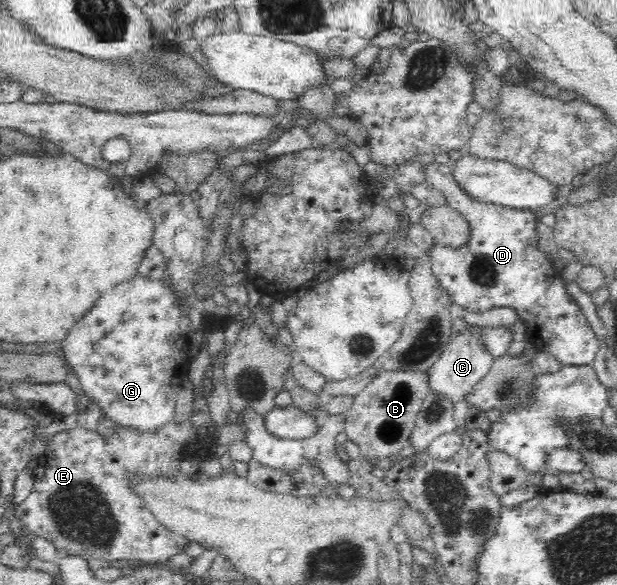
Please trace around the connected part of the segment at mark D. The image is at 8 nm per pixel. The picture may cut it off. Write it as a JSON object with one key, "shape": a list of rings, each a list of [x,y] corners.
{"shape":[[[431,162],[425,165],[425,172],[427,177],[427,182],[432,186],[436,187],[445,197],[446,205],[452,207],[455,211],[458,211],[466,221],[470,224],[471,227],[471,236],[467,241],[466,245],[463,245],[459,248],[448,249],[445,247],[439,250],[439,245],[436,243],[433,245],[431,252],[432,258],[432,271],[435,273],[435,276],[439,279],[439,282],[442,284],[442,287],[450,294],[450,297],[453,299],[454,303],[460,305],[460,307],[464,307],[471,312],[486,312],[494,309],[494,307],[511,307],[516,313],[517,317],[523,321],[526,329],[526,338],[528,340],[532,340],[534,344],[534,348],[539,351],[546,351],[552,354],[553,357],[556,357],[556,360],[560,361],[561,365],[590,365],[593,363],[597,352],[600,347],[600,340],[596,337],[594,330],[590,328],[590,324],[588,323],[587,317],[584,315],[584,312],[580,309],[580,306],[575,302],[575,300],[571,297],[571,295],[567,292],[567,287],[565,286],[565,281],[562,279],[561,273],[557,273],[554,268],[550,267],[548,262],[548,256],[542,256],[538,245],[538,236],[536,235],[536,221],[535,221],[535,213],[526,211],[526,210],[518,210],[516,208],[508,208],[504,205],[495,205],[487,202],[480,202],[480,200],[476,200],[471,195],[468,195],[460,184],[456,181],[454,177],[453,170],[446,164],[438,164],[437,162]]]}

